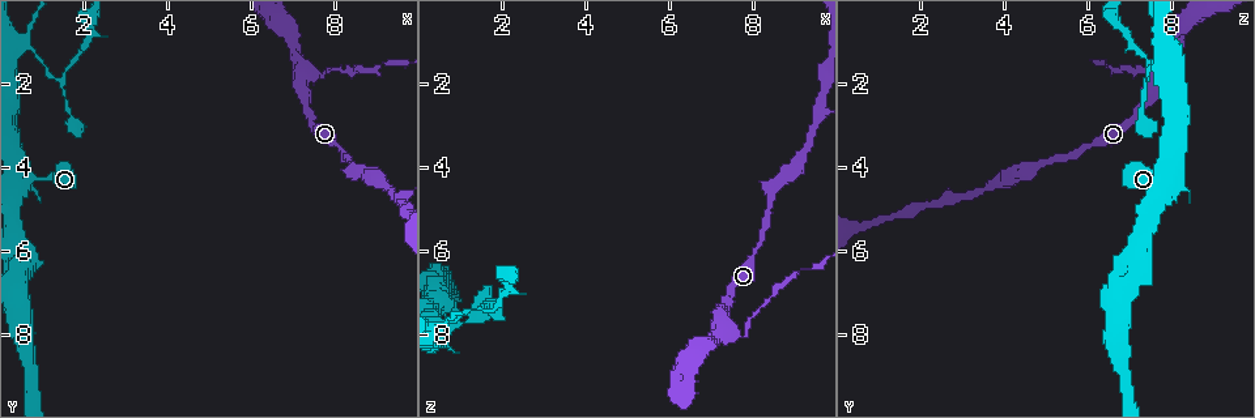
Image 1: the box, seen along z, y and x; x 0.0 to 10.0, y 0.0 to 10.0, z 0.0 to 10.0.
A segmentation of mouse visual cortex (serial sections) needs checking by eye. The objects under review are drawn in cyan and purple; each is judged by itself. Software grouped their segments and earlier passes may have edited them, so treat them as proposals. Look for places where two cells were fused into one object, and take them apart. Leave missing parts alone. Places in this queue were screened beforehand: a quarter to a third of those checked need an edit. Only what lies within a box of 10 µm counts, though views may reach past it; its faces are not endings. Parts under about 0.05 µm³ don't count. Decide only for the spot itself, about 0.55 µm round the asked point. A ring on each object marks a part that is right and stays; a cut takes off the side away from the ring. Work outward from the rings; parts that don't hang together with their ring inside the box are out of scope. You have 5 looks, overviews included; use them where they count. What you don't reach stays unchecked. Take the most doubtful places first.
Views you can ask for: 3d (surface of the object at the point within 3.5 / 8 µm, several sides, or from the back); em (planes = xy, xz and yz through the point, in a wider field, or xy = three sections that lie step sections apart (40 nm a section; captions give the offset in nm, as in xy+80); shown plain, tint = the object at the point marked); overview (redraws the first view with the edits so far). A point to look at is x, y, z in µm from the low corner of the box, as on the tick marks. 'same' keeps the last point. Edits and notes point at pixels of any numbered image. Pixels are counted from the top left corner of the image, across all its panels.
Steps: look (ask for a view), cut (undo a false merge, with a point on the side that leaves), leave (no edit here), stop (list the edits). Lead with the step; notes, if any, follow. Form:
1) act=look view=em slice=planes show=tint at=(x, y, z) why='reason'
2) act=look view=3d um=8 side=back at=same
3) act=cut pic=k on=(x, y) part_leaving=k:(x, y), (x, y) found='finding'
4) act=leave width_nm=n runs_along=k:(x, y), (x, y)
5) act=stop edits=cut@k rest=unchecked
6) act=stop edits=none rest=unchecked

act=look view=3d um=3.5 at=(7.30, 1.60, 7.95) why='side arm on a straight run'

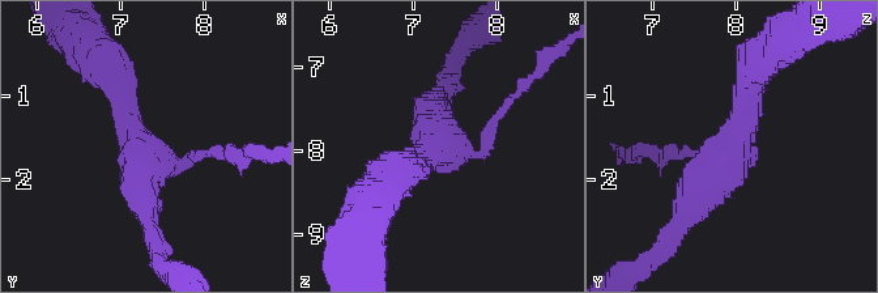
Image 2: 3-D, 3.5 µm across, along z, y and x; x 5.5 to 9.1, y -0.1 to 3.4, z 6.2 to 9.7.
act=cut pic=2 on=(501, 113) arms=3 part_leaving=2:(476, 156), (545, 58) found='a second cell is stuck on'

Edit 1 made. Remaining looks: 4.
act=look view=overview

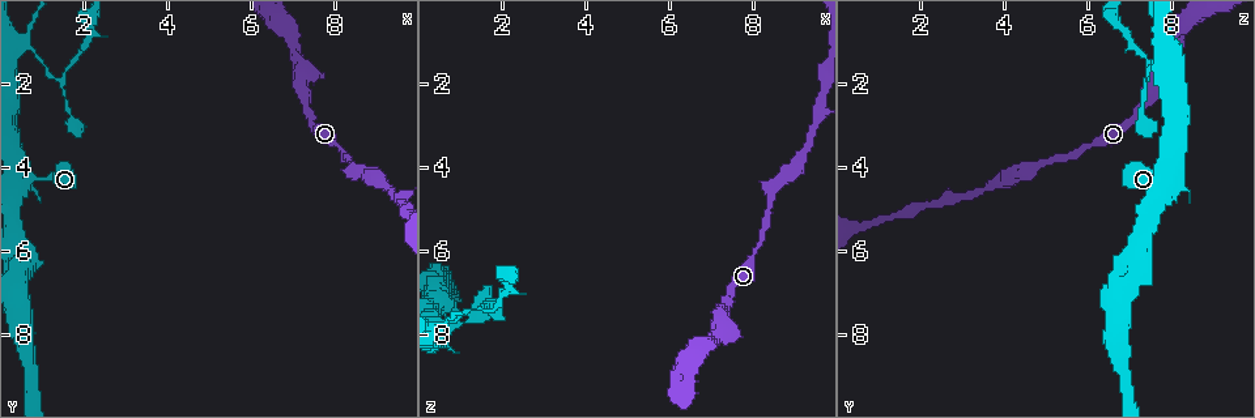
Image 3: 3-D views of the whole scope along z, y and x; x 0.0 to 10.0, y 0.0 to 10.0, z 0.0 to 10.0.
act=look view=3d um=3.5 at=(0.60, 4.35, 7.85) why='sharp bend'

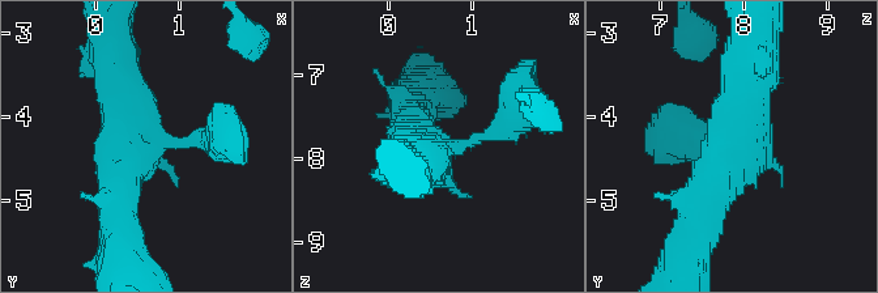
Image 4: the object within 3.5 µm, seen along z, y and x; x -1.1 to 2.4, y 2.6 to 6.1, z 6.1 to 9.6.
act=look view=em slice=xy step=3 show=tint at=(0.60, 4.35, 7.85)

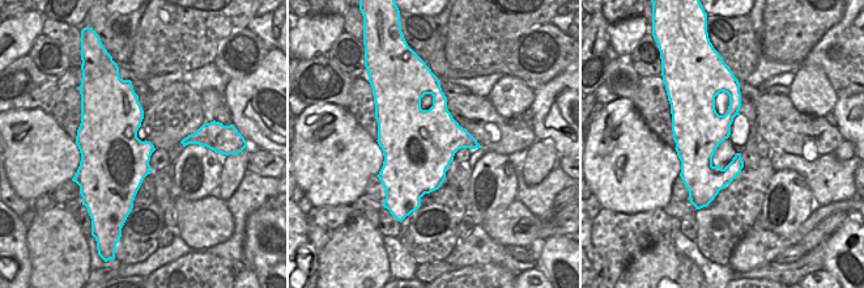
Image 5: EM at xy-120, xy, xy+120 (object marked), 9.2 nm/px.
act=leave runs_along=4:(226, 141), (137, 149), (118, 213) found='continuous, no second cell'

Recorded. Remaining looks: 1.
act=stop edits=cut@2 rest=unchecked

